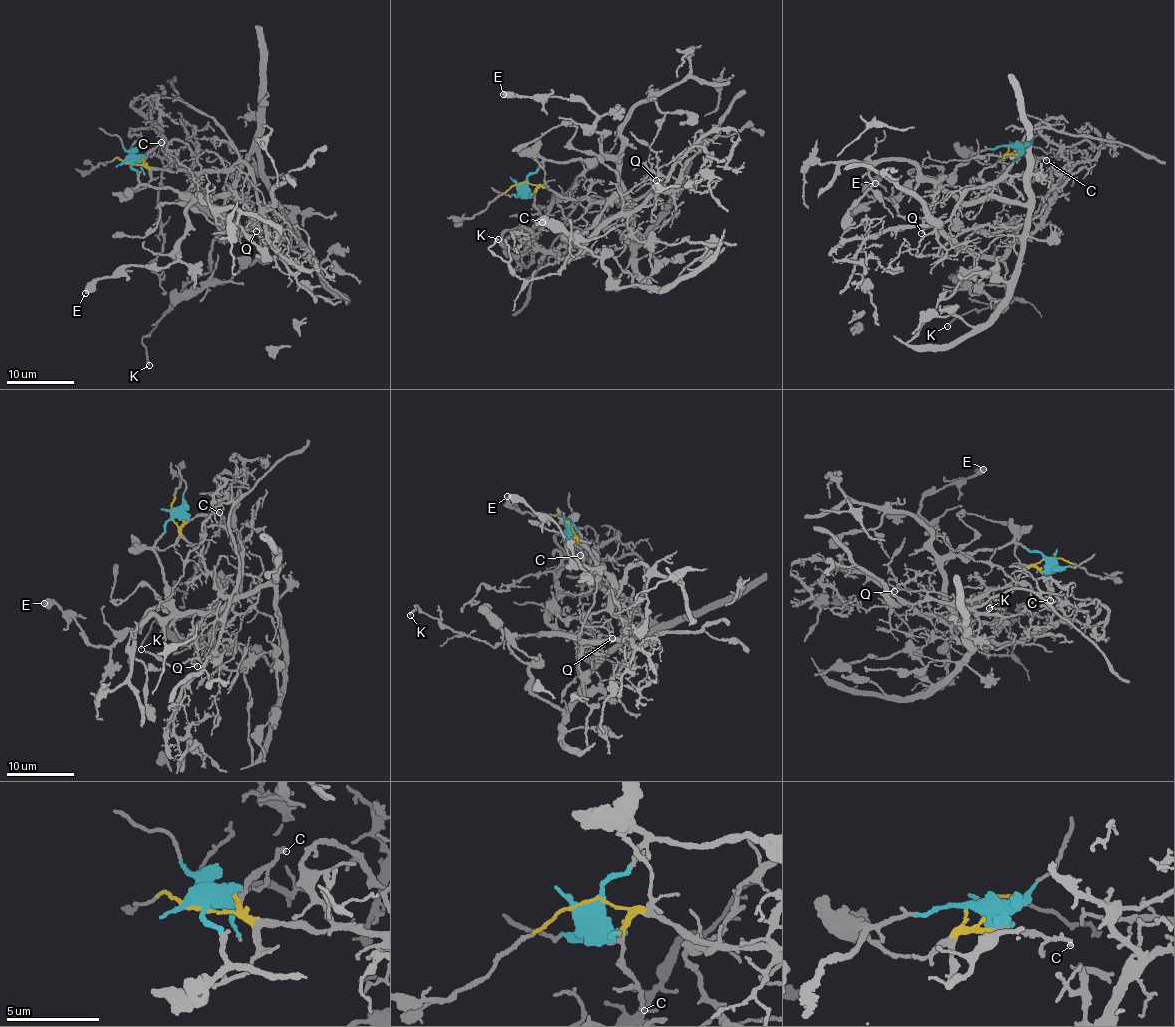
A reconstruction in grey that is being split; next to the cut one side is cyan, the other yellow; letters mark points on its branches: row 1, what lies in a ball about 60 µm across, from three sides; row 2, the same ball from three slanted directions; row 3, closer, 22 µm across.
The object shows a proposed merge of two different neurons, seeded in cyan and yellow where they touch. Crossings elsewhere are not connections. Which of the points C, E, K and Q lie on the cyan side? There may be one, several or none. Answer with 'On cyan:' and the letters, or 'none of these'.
On cyan: E

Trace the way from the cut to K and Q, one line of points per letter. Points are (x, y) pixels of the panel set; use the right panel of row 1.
K: (1013, 144), (989, 191), (969, 189), (943, 235), (1003, 262), (1005, 292), (1016, 299), (959, 315), (947, 326)
Q: (1013, 144), (989, 191), (969, 189), (943, 225), (943, 237), (955, 245), (930, 227), (920, 234)

